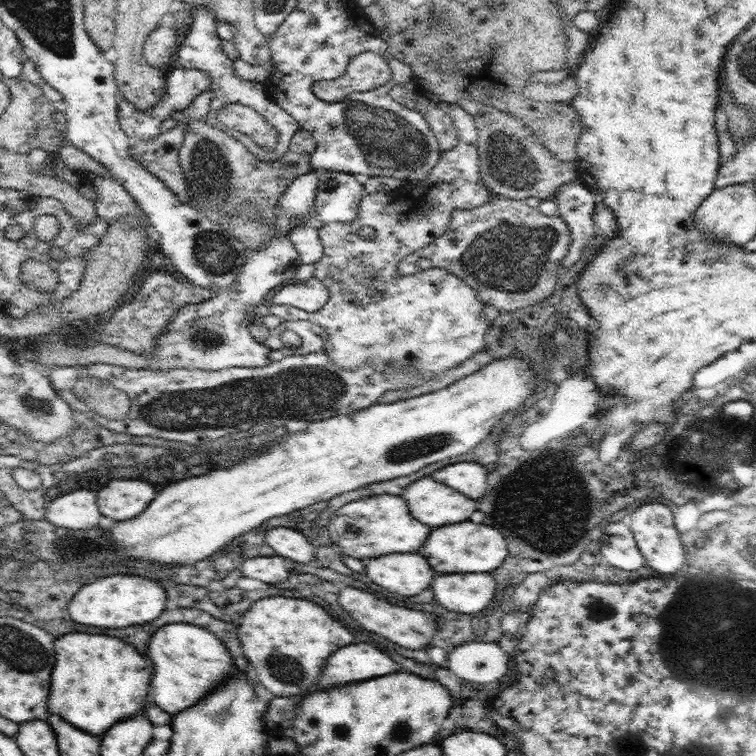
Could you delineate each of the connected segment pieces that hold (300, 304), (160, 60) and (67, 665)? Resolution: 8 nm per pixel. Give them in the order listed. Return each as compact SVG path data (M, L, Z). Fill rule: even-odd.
M310 278L309 282L300 289L278 292L272 297L275 305L292 305L305 311L320 310L329 299L329 290L316 278Z
M174 27L157 28L150 32L143 46L144 59L155 68L167 69L168 64L181 42L181 34Z
M66 634L56 640L56 668L52 674L52 690L48 710L62 716L80 730L104 735L116 722L134 716L144 708L150 688L152 662L114 636L102 634Z

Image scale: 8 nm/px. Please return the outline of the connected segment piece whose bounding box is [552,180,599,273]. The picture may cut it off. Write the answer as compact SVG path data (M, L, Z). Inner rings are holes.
M578 180L564 184L552 198L558 204L557 214L568 225L571 243L563 260L562 273L583 255L583 250L595 237L593 214L598 203L598 194Z

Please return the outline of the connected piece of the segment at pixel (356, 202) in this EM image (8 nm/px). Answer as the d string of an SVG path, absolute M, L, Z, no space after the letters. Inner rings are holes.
M319 171L315 196L317 225L351 223L359 213L361 200L368 193L353 175L334 171Z

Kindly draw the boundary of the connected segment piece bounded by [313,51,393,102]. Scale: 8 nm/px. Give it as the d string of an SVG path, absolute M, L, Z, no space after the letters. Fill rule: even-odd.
M366 51L350 60L347 71L340 78L316 81L313 92L322 100L340 102L349 93L377 89L390 81L392 75L392 69L384 56Z

